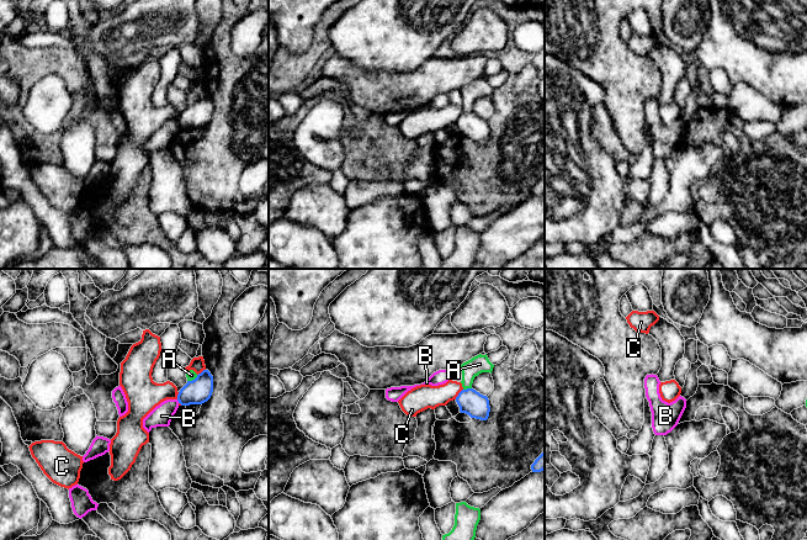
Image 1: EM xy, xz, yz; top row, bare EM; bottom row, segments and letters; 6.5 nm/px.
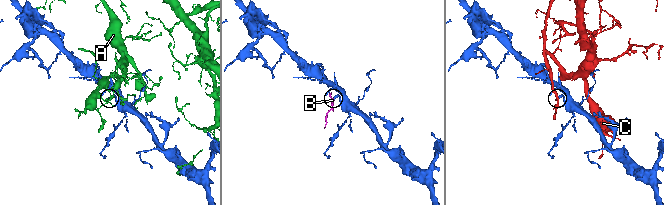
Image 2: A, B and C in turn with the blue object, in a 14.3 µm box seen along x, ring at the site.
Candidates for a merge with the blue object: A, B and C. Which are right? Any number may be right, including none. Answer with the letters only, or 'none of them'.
none of them

